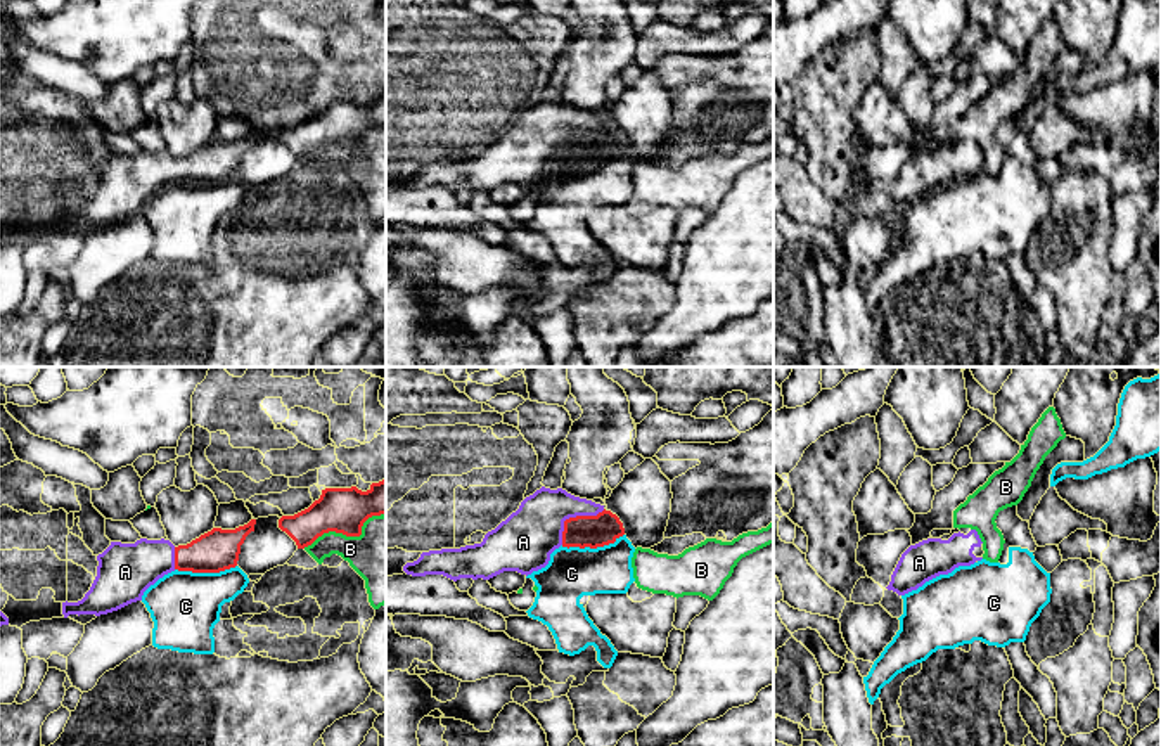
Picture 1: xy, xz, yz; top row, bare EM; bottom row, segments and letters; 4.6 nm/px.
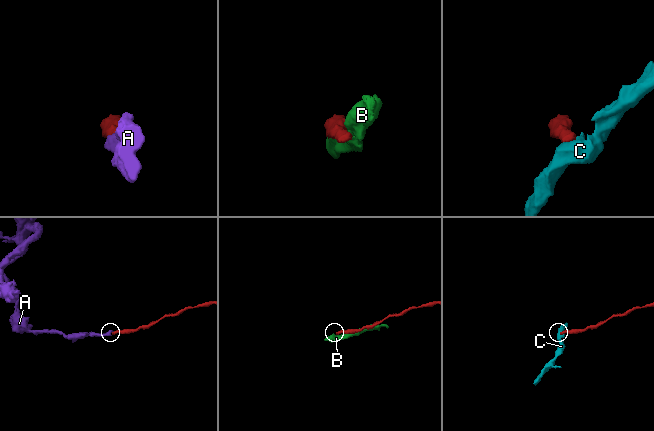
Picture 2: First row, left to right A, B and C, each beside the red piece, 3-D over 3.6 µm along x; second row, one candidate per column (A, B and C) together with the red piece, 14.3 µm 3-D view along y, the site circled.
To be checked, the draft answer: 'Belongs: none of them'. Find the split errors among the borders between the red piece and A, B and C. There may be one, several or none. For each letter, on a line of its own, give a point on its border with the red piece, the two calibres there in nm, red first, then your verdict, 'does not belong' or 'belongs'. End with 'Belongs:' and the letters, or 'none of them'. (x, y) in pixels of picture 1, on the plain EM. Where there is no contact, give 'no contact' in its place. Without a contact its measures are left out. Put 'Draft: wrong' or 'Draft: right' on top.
Draft: wrong
A: xz (573, 130) | 150/280 nm | belongs
B: xy (346, 147) | 200/300 nm | does not belong
C: xz (592, 160) | 150/240 nm | does not belong
Belongs: A

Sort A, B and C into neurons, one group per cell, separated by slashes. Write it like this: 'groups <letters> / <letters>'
groups A / B / C

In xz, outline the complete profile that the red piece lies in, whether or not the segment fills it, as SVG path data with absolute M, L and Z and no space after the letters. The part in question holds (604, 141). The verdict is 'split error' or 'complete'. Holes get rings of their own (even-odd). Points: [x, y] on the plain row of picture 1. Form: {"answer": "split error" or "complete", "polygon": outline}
{"answer": "split error", "polygon": "M542 99L519 121L488 144L481 156L422 164L403 183L412 189L443 187L490 192L504 183L531 187L562 159L604 159L625 147L623 135L604 118L562 100Z"}

